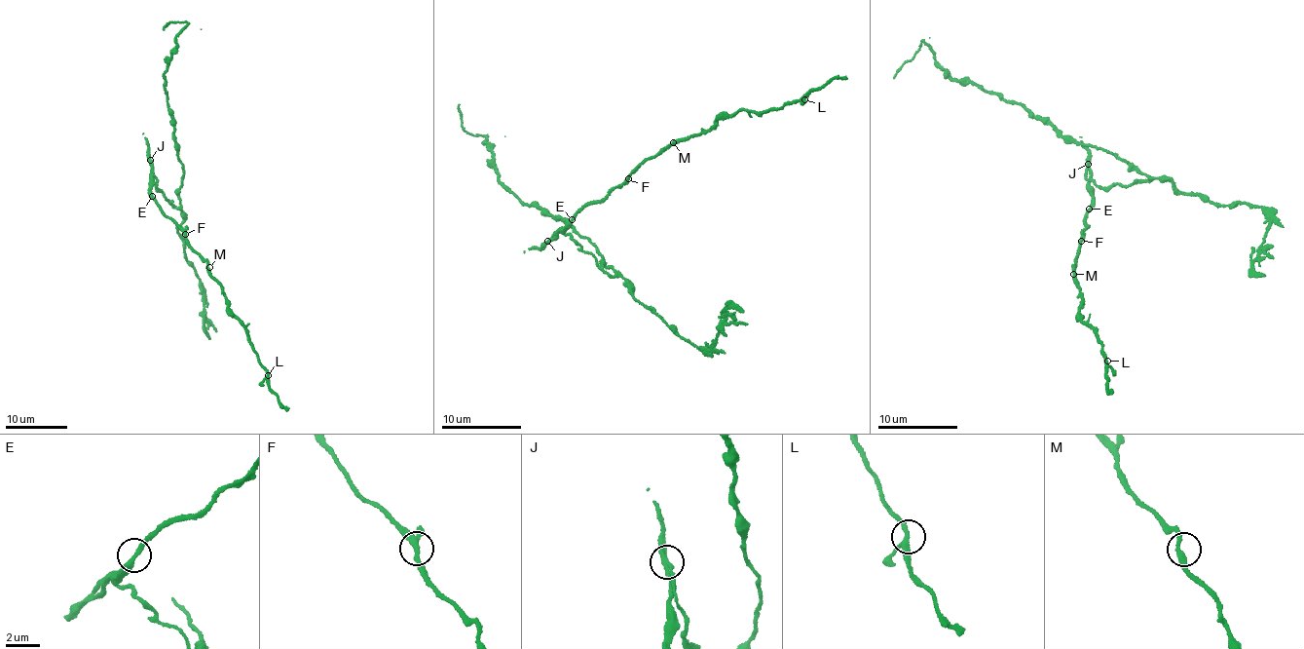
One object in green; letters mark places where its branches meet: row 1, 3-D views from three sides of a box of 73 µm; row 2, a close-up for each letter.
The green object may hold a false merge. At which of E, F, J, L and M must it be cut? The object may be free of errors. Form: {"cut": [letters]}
{"cut": ["J"]}

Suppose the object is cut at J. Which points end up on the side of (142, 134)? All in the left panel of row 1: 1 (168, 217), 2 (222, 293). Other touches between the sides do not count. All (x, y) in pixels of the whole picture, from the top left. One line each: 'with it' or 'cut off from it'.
1: with it
2: with it

